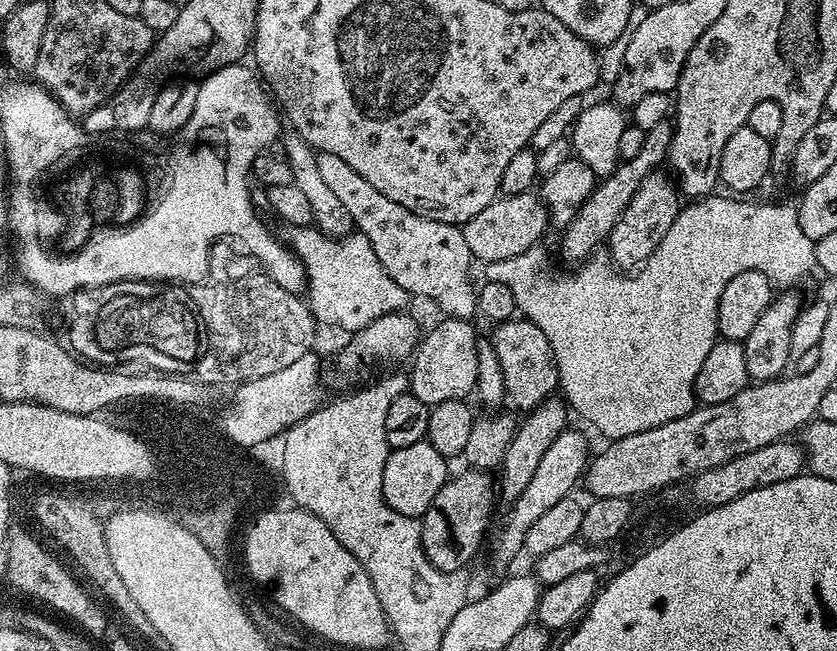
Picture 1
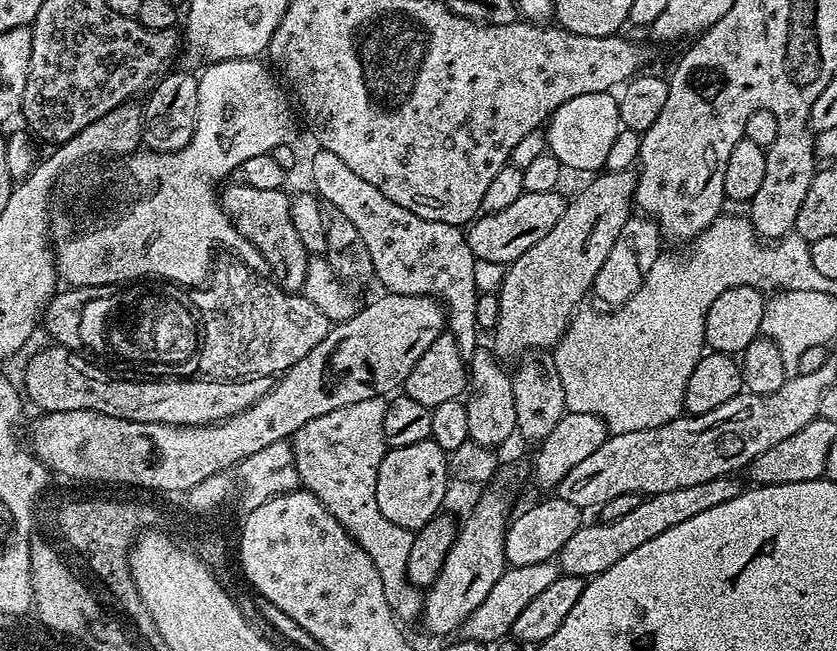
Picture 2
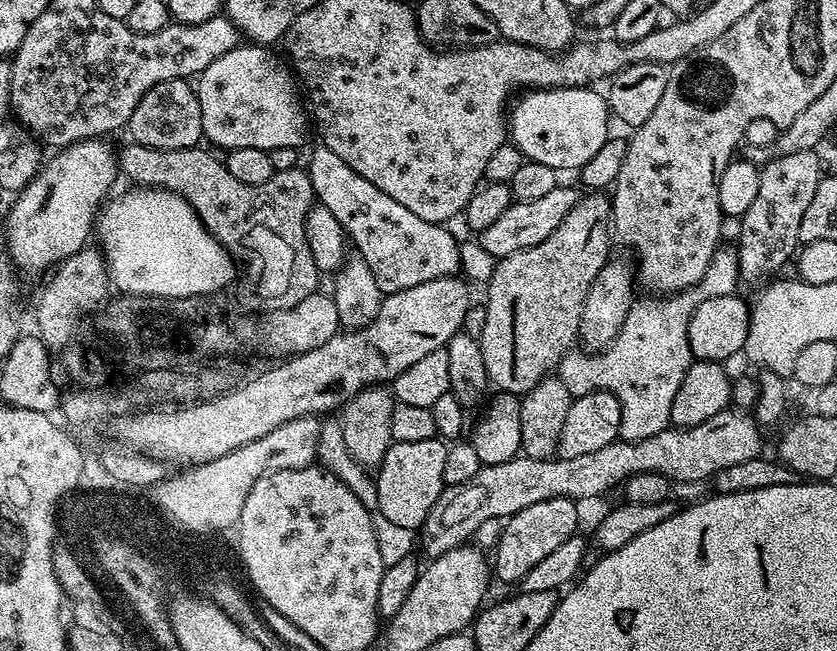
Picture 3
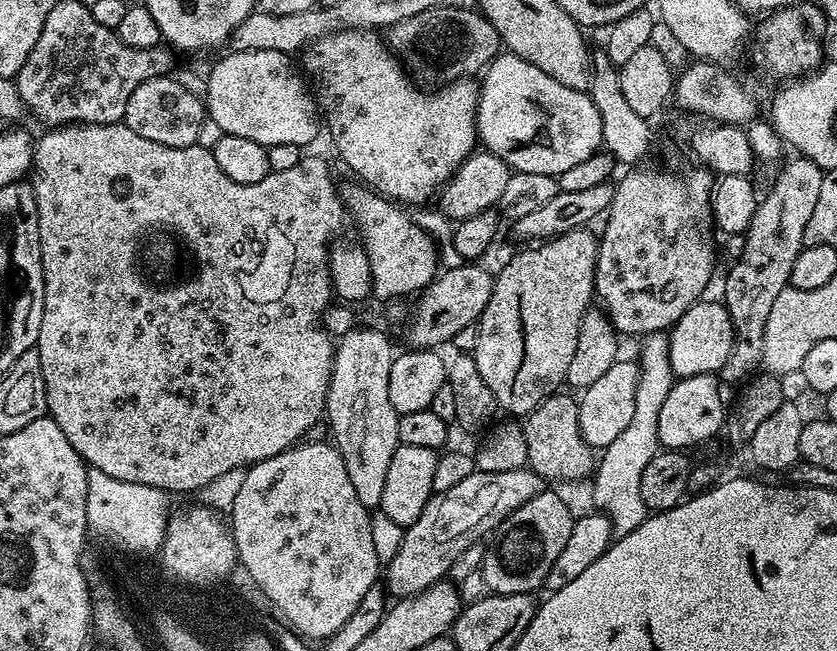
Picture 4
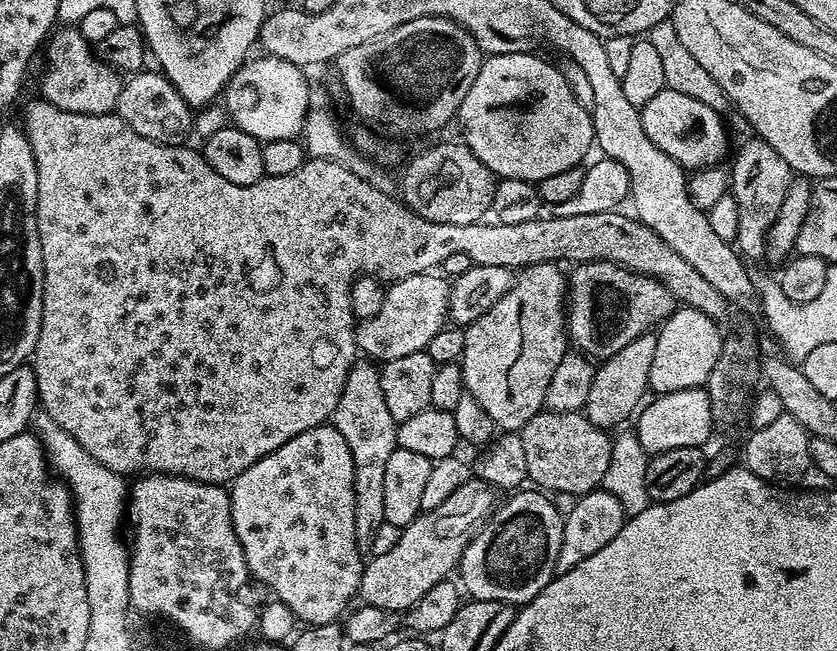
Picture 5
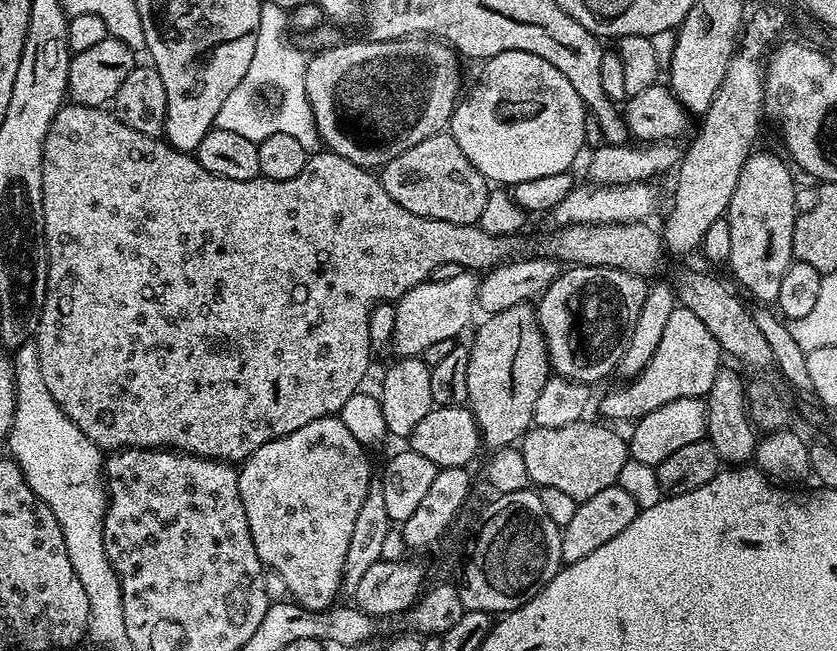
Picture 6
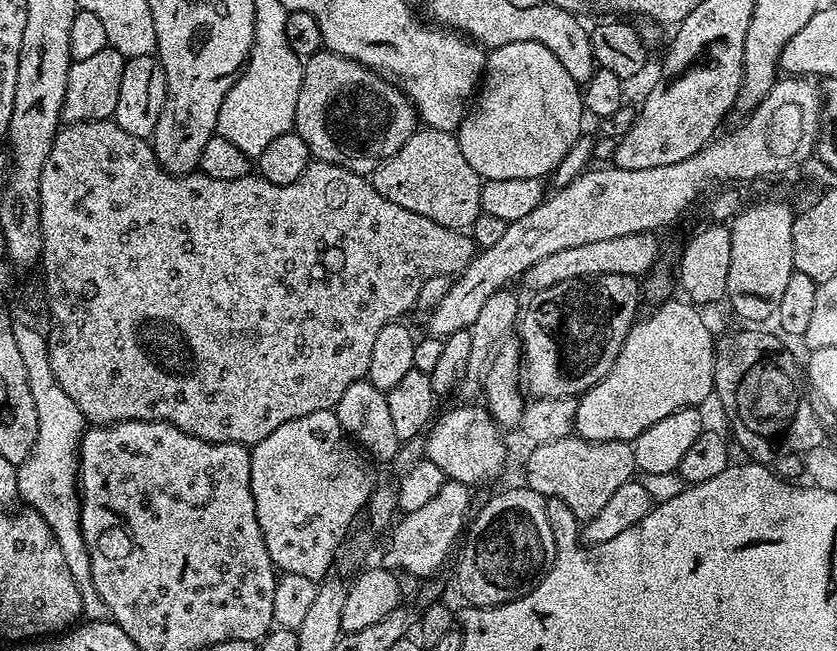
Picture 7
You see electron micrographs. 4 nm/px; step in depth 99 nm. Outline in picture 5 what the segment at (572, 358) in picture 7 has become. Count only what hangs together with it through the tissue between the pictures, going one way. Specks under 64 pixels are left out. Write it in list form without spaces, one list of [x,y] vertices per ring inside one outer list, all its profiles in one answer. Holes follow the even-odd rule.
[[[589,260],[575,265],[568,280],[566,331],[571,347],[596,362],[609,360],[622,346],[655,329],[674,311],[671,293],[662,282],[608,260]]]

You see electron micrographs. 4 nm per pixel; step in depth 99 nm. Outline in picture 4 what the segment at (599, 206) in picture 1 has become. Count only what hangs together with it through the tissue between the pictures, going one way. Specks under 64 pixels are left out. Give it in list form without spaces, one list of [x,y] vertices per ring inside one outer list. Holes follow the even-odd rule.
[[[587,227],[575,228],[560,236],[545,239],[537,248],[528,248],[512,256],[504,269],[495,273],[490,302],[476,321],[477,341],[470,355],[478,366],[482,382],[490,386],[497,405],[512,418],[526,418],[547,396],[555,396],[568,379],[574,346],[578,346],[578,330],[582,318],[590,311],[596,291],[597,233]]]

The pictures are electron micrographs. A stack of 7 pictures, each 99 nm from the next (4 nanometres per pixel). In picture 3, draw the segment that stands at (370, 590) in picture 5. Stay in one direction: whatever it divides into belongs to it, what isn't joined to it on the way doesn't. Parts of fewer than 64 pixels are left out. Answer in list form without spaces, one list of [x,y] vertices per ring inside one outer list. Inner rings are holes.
[[[725,410],[714,414],[714,418],[706,418],[706,422],[698,422],[698,426],[678,428],[669,426],[657,436],[645,440],[616,439],[610,446],[602,446],[602,450],[594,450],[594,454],[582,454],[578,458],[553,458],[539,460],[523,454],[516,455],[512,460],[499,462],[497,465],[483,465],[480,473],[470,482],[456,487],[445,487],[444,492],[434,502],[430,514],[426,514],[426,522],[418,529],[418,544],[424,547],[425,557],[435,558],[450,550],[467,545],[468,540],[483,524],[491,520],[503,521],[509,516],[526,510],[526,506],[534,506],[538,502],[546,502],[550,498],[566,497],[568,500],[583,502],[608,492],[612,487],[623,485],[630,476],[653,472],[668,477],[669,481],[704,480],[714,478],[726,466],[735,466],[737,462],[746,462],[750,458],[761,455],[760,431],[761,425],[755,415],[744,412]]]

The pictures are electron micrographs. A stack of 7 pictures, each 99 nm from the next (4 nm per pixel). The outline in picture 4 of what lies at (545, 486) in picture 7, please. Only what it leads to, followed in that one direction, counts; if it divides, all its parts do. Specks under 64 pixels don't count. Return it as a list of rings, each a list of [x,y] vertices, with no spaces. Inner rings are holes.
[[[575,395],[547,396],[523,421],[526,438],[527,467],[537,472],[545,482],[580,480],[594,472],[594,449],[578,430],[578,400]]]

